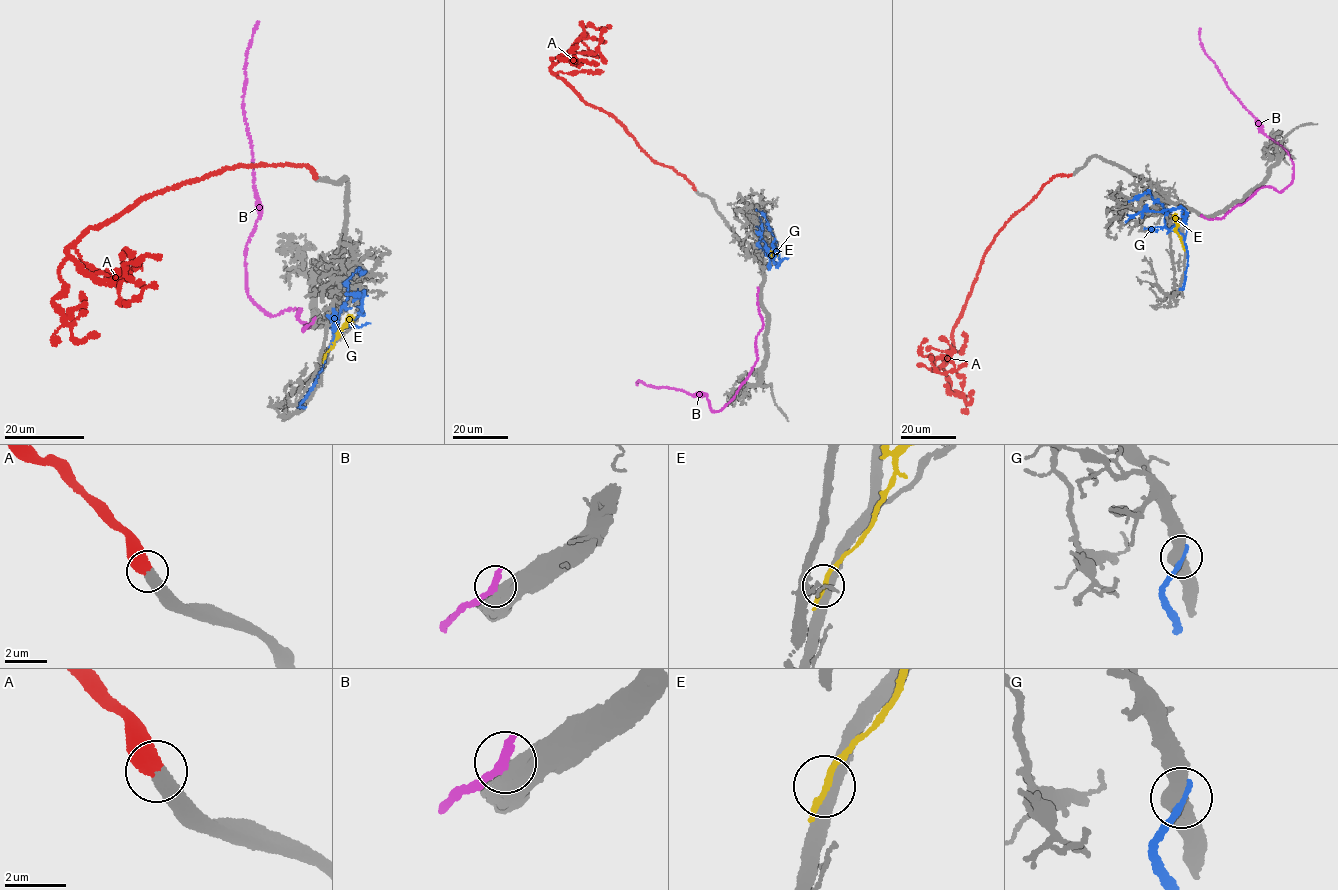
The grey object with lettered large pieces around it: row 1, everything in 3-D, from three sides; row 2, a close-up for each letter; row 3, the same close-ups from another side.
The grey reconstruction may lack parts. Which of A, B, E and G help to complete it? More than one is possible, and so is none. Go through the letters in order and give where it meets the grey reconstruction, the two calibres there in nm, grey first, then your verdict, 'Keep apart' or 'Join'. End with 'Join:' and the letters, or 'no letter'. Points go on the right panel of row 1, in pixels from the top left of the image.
A: Touches grey at (1071, 175). Thickness 440 nm (grey) against 600 nm. Join
B: Touches grey at (1203, 216). Thickness 440 nm (grey) against 300 nm. Keep apart
E: Touches grey at (1183, 247). Thickness 480 nm (grey) against 260 nm. Keep apart
G: Touches grey at (1180, 289). Thickness 550 nm (grey) against 280 nm. Keep apart
Join: A

